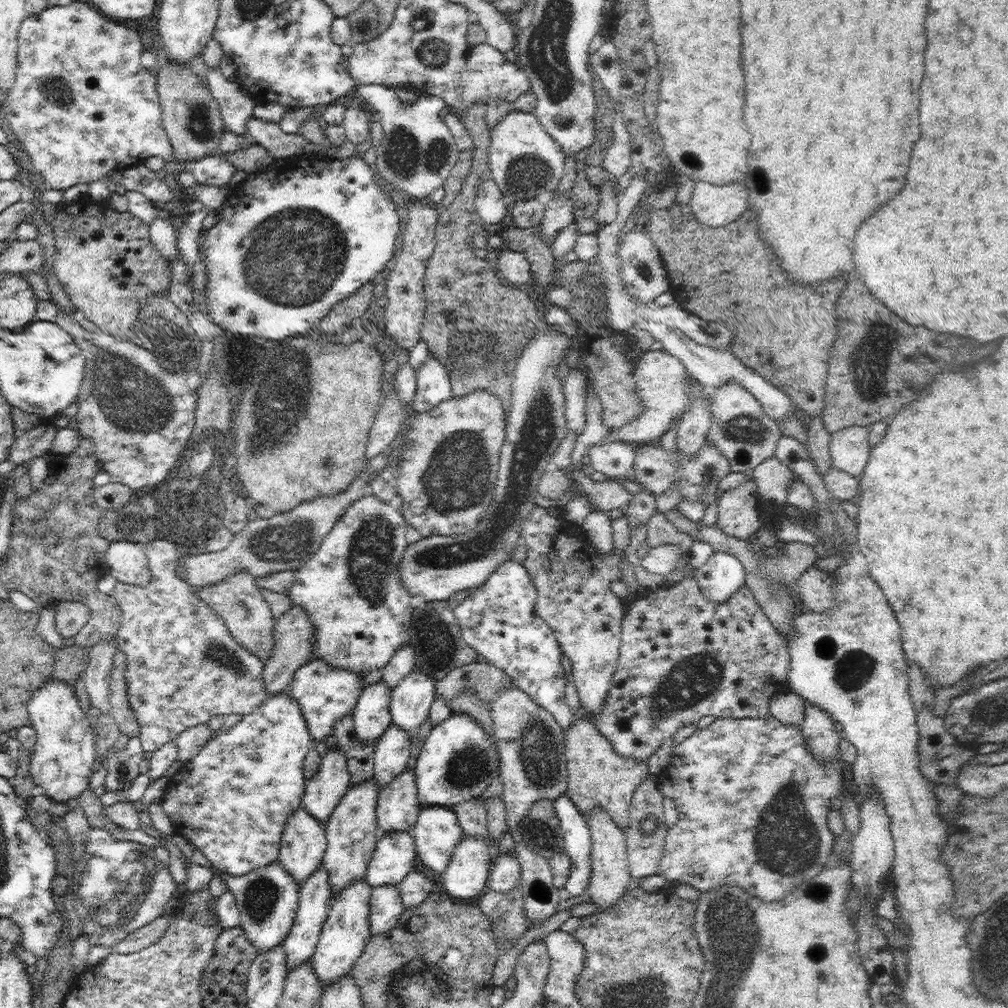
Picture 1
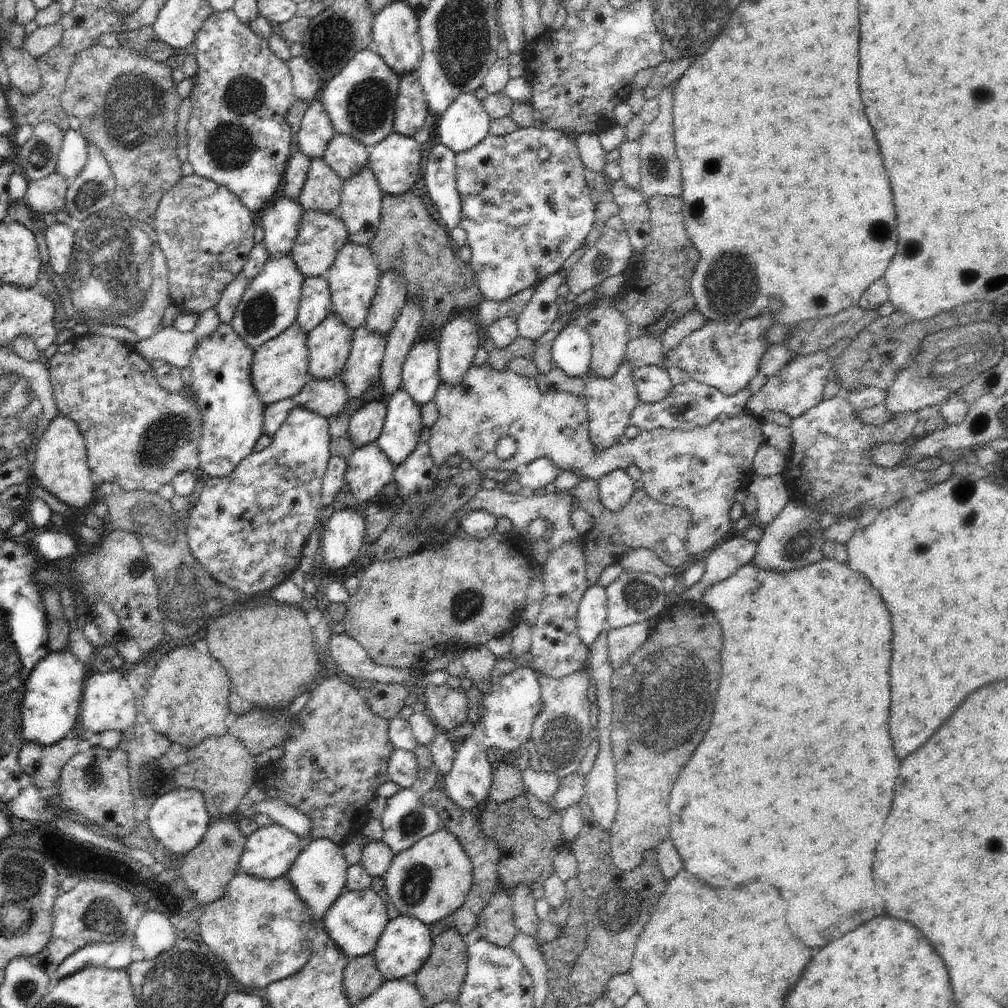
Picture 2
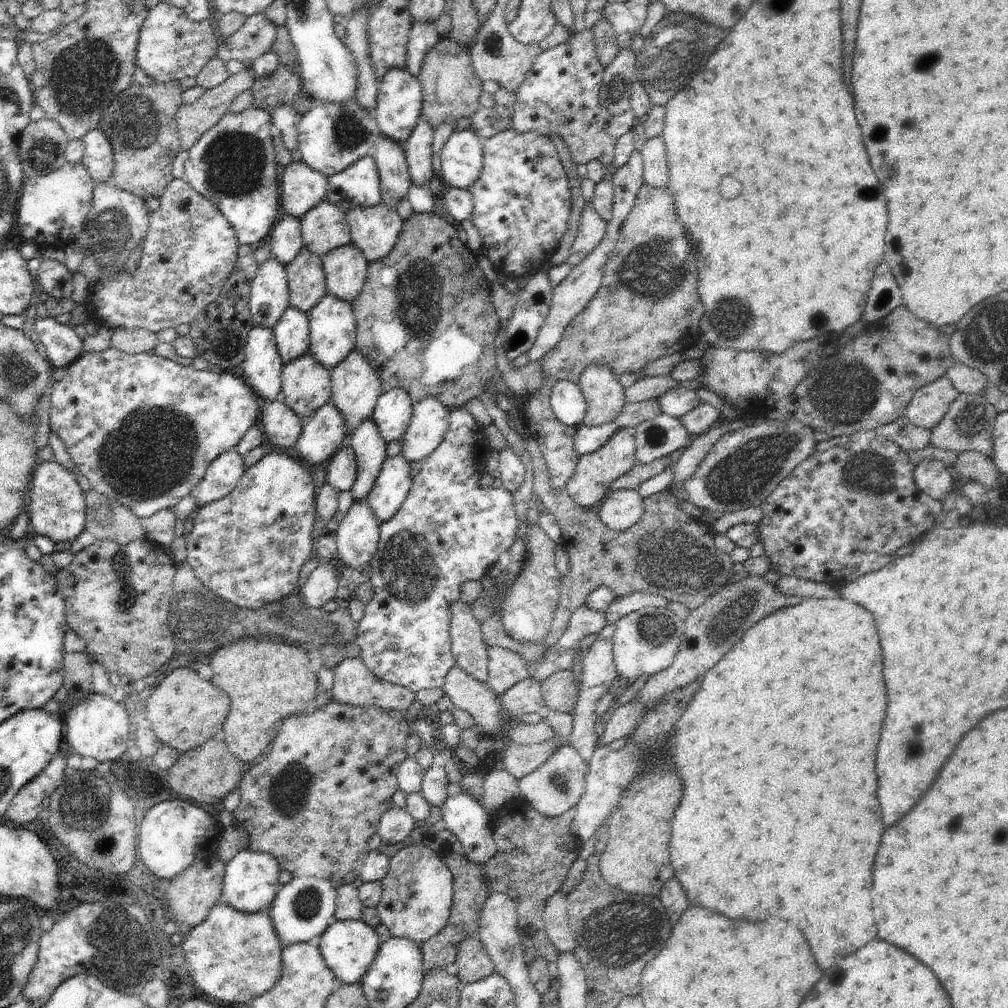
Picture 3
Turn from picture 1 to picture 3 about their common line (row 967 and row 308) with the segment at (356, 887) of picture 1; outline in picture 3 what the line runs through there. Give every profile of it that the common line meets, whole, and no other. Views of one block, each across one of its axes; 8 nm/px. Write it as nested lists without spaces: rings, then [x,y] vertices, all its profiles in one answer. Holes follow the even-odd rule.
[[[326,293],[326,296],[314,305],[314,308],[307,312],[310,325],[310,346],[308,352],[326,368],[336,368],[350,352],[354,349],[357,337],[356,318],[352,312],[350,302],[344,302],[337,296]]]

